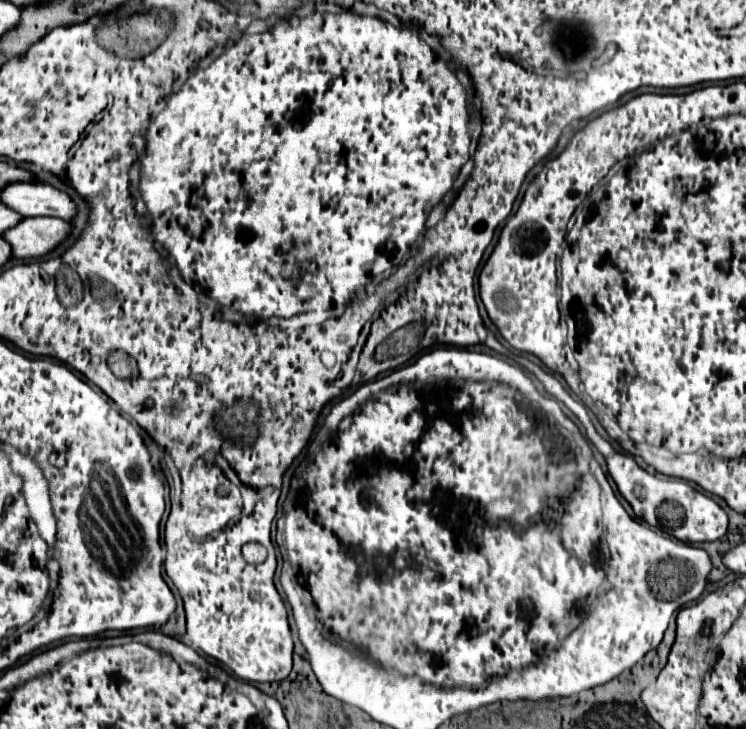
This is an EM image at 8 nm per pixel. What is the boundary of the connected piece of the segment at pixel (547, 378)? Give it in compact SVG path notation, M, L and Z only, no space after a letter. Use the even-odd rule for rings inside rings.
M520 356L520 366L524 366L528 372L532 372L540 382L542 386L546 388L546 392L550 396L554 396L556 400L564 402L576 416L578 420L584 424L586 428L586 436L588 440L598 448L598 452L606 458L606 464L608 464L608 472L610 476L614 478L616 486L618 486L618 492L628 500L628 504L632 506L634 514L642 520L646 520L650 526L654 528L660 528L662 532L682 540L682 542L708 542L708 540L718 540L726 534L728 530L728 516L726 512L706 494L694 490L690 484L691 482L684 482L684 480L674 480L674 478L658 478L646 470L642 470L634 458L628 458L626 454L620 454L616 452L610 442L606 442L592 426L590 422L590 416L588 416L588 410L584 408L582 402L574 400L567 390L564 390L564 385L561 384L558 378L554 378L552 374L544 372L538 364L526 360L524 356Z

